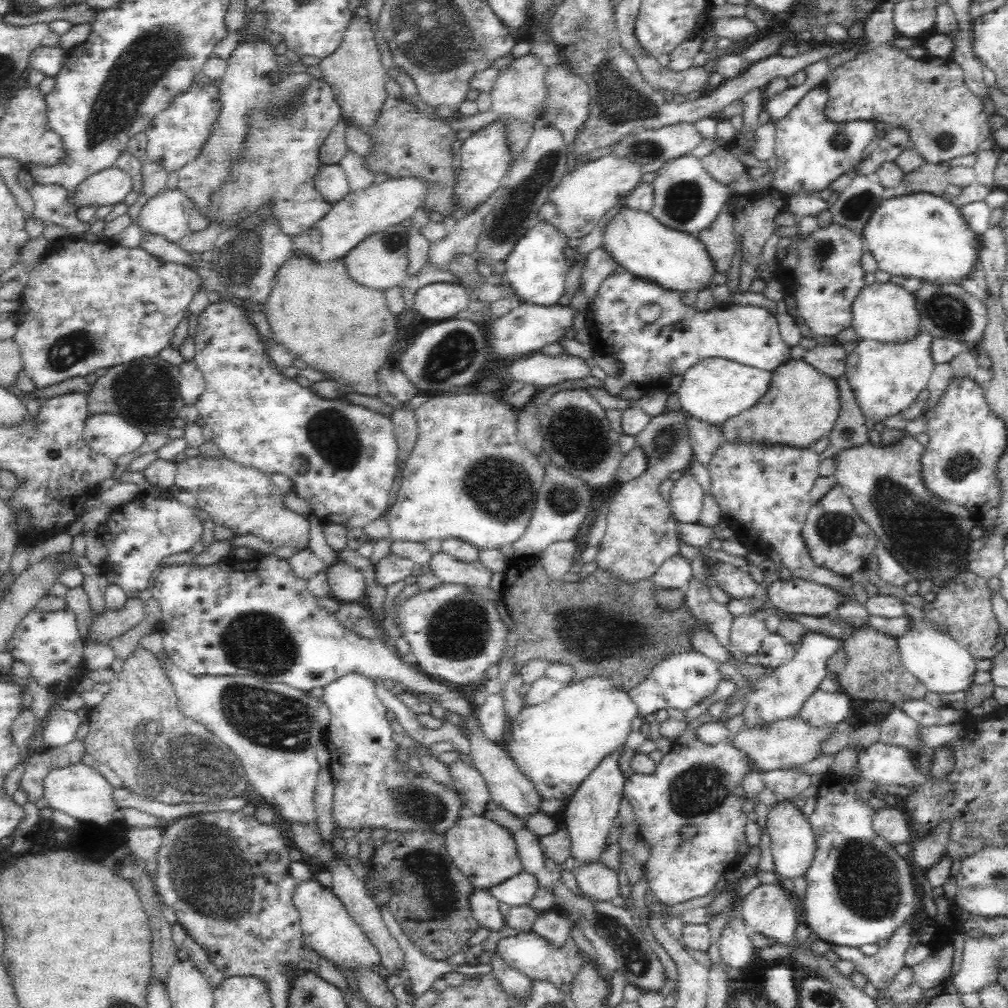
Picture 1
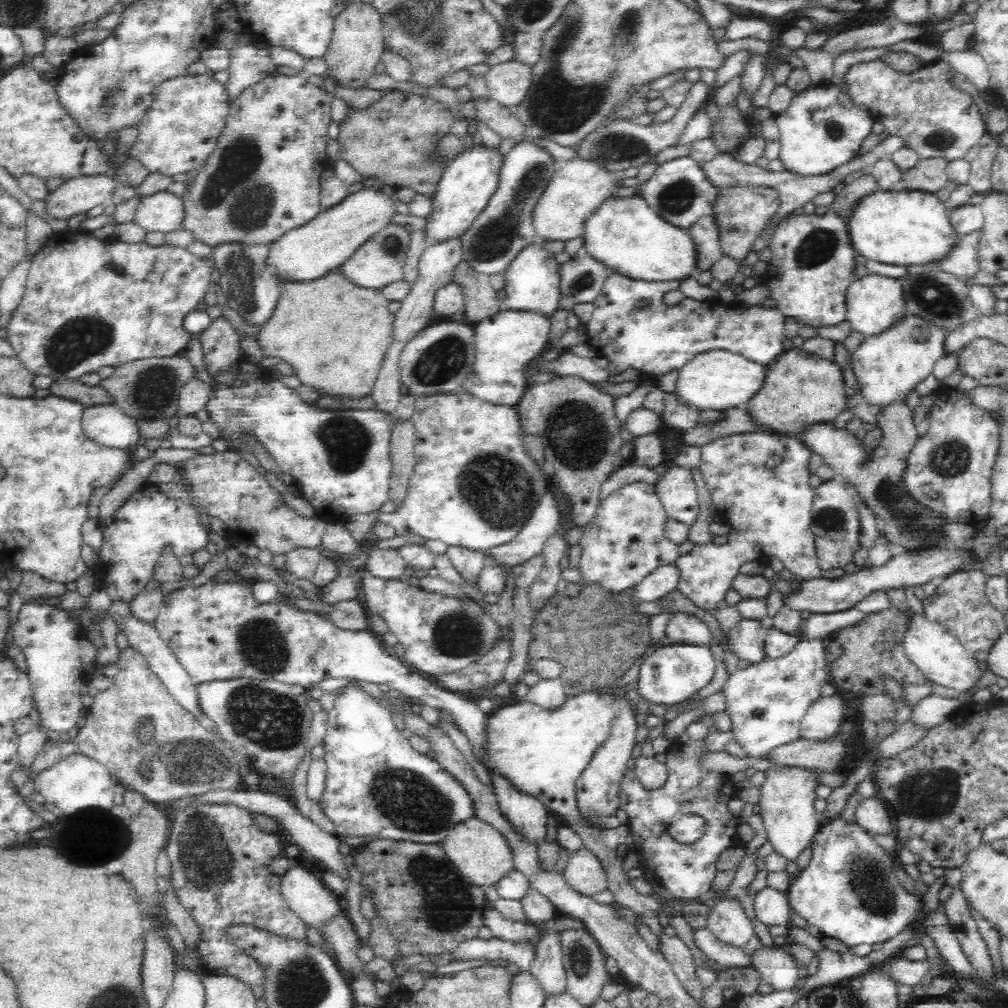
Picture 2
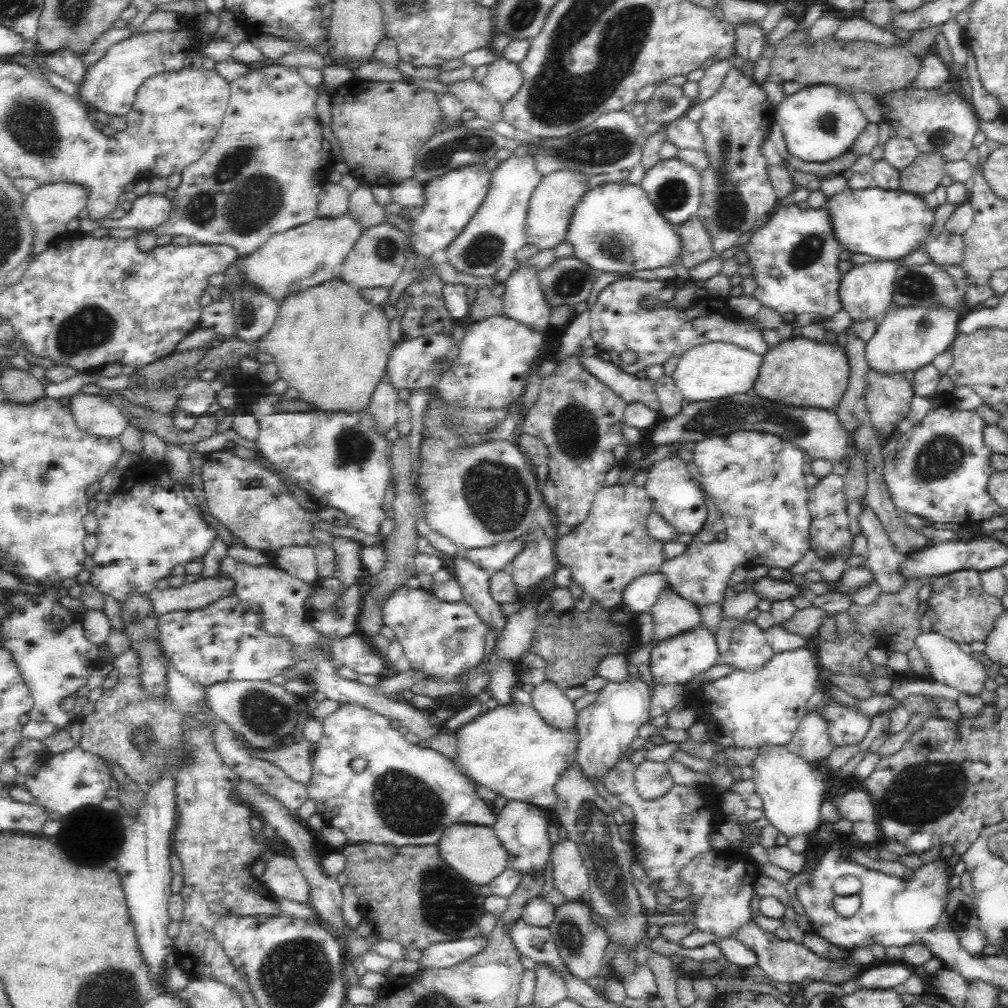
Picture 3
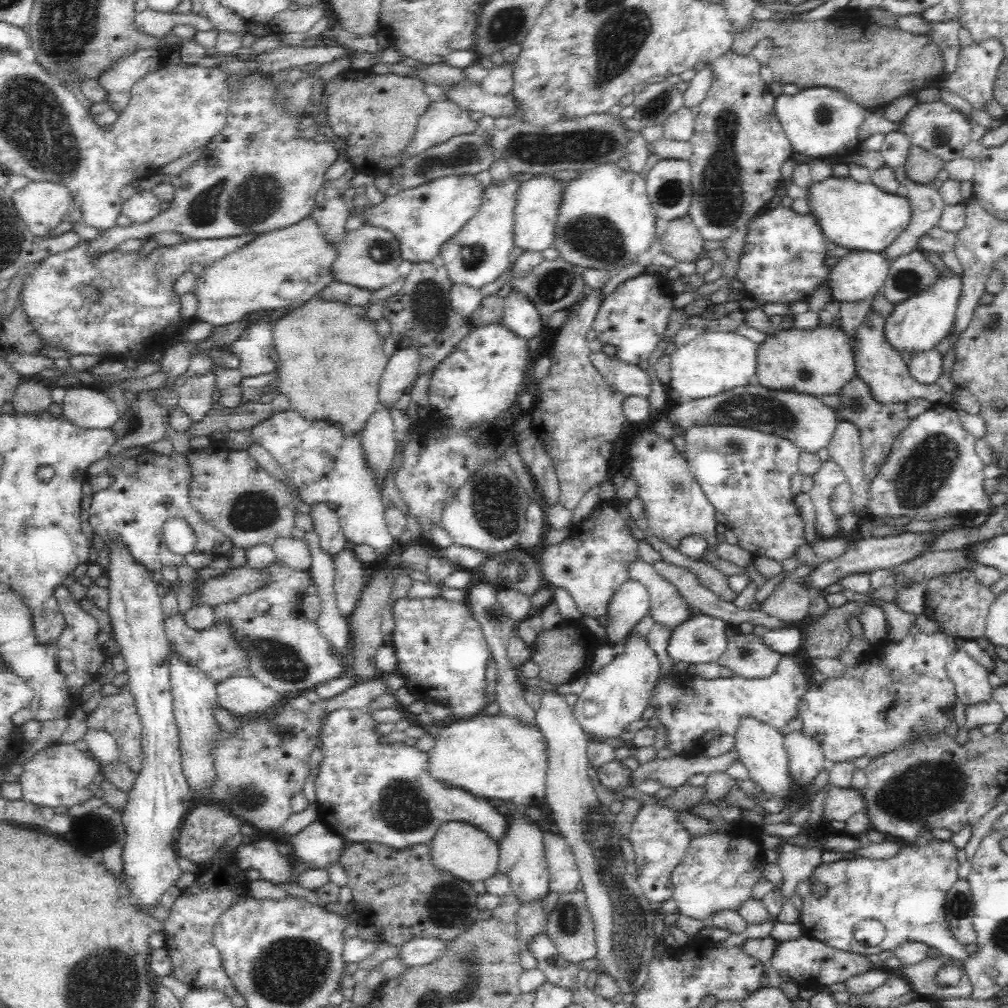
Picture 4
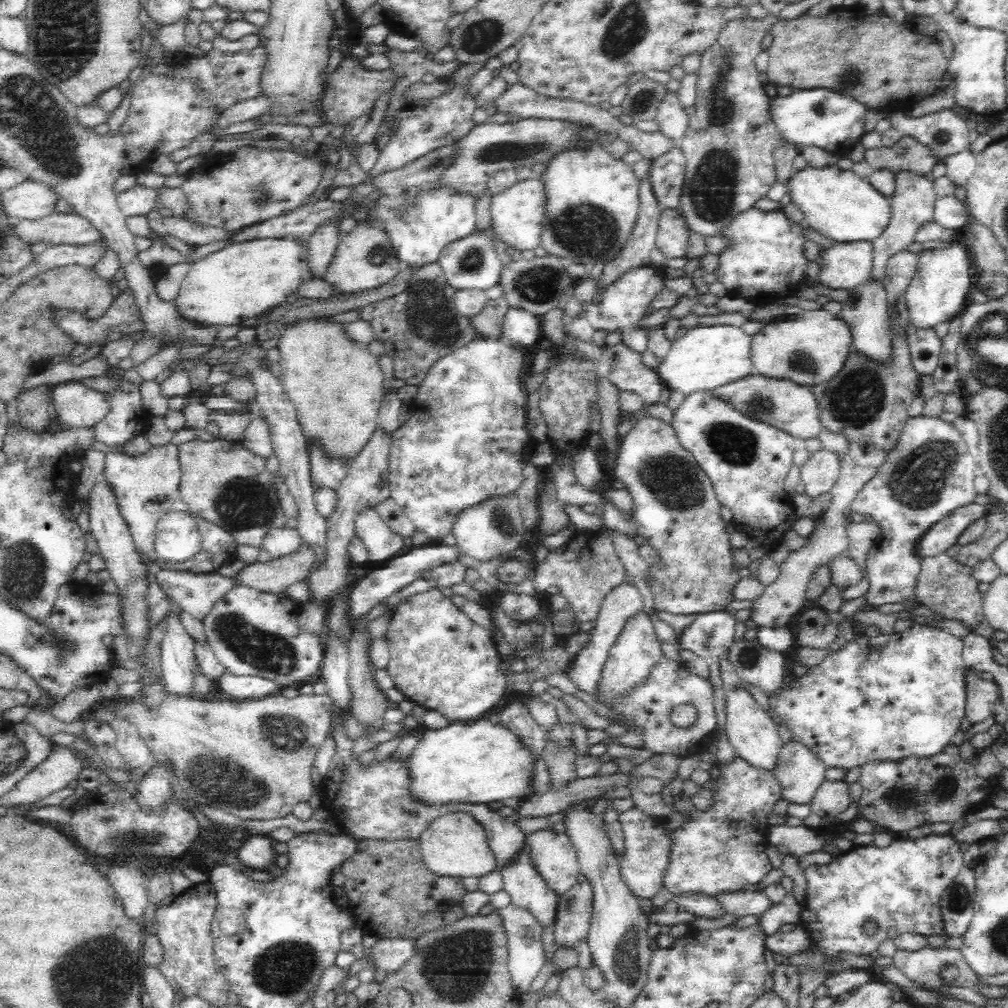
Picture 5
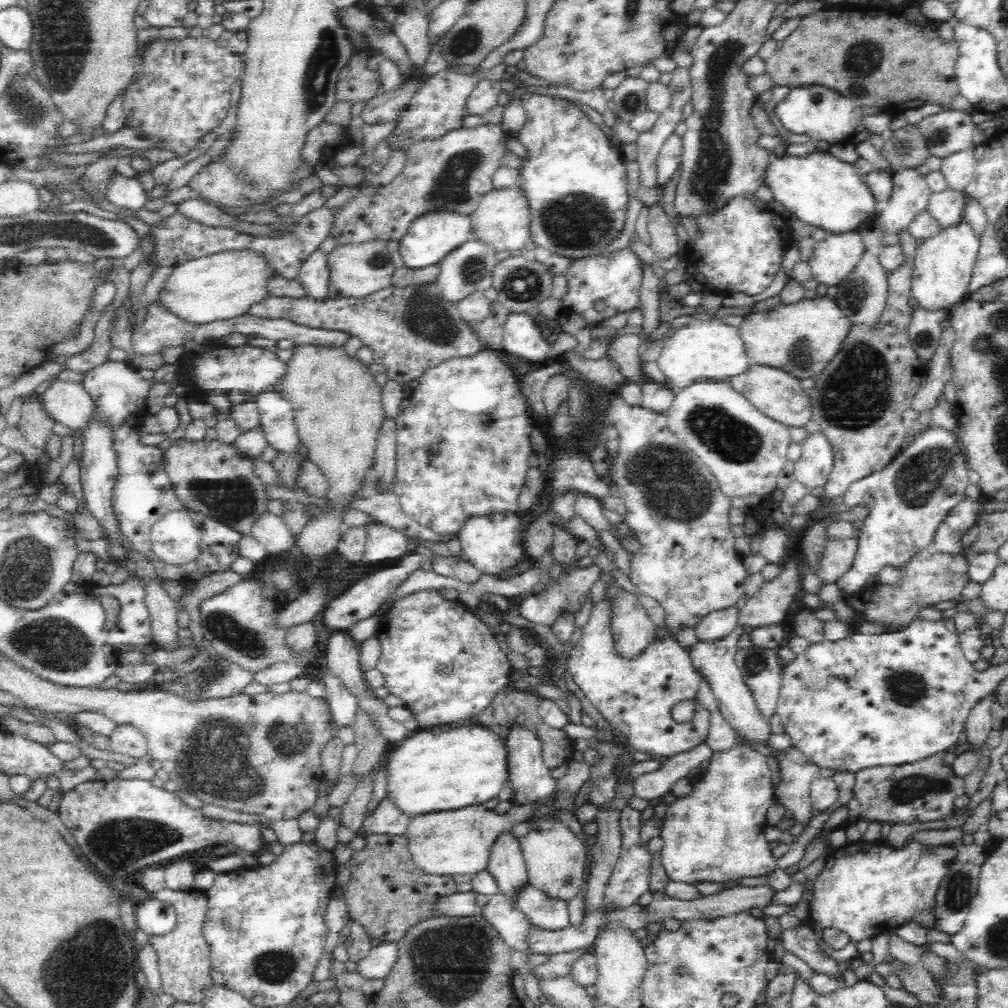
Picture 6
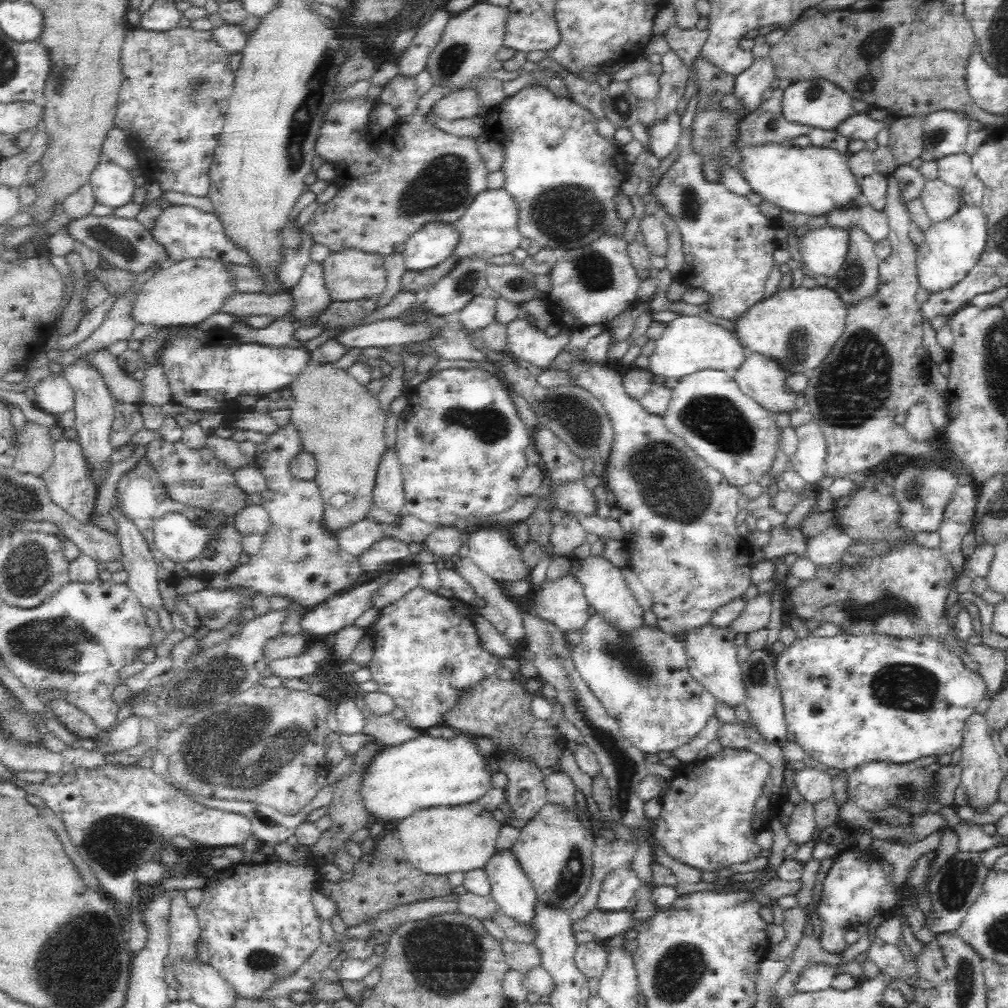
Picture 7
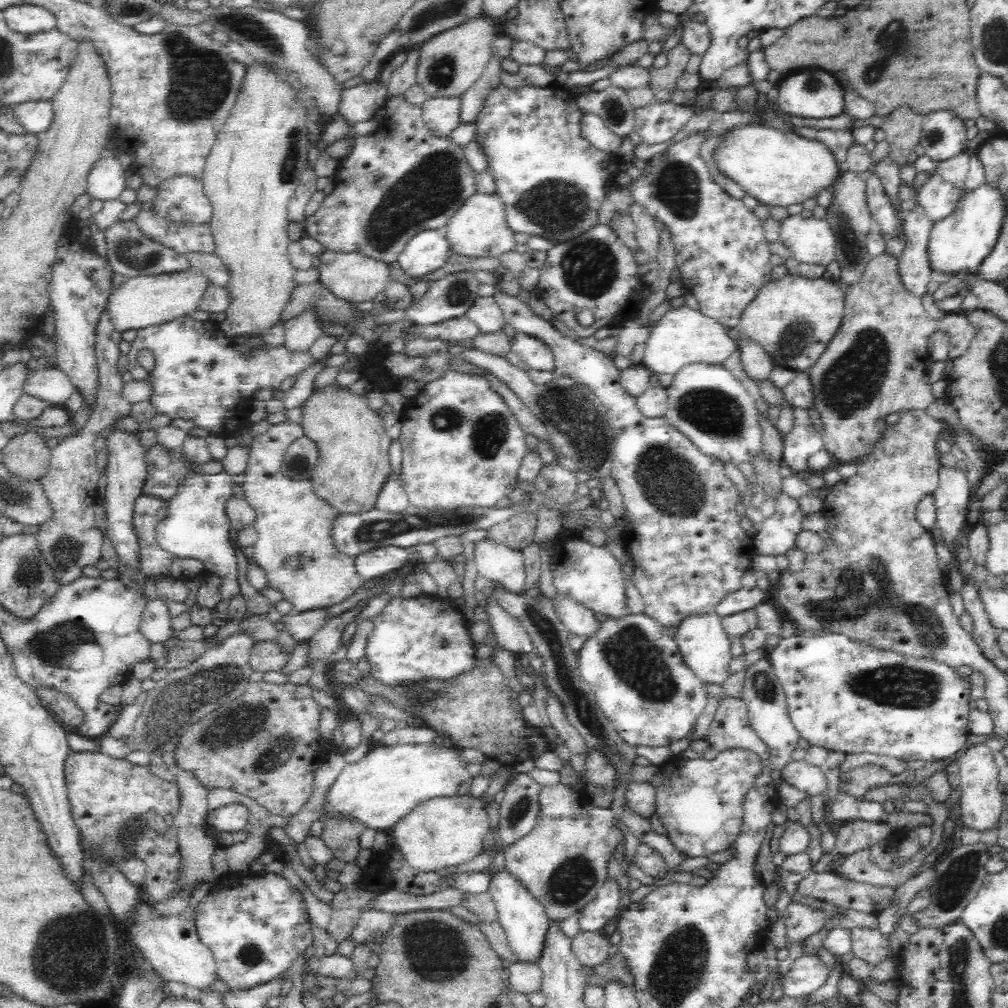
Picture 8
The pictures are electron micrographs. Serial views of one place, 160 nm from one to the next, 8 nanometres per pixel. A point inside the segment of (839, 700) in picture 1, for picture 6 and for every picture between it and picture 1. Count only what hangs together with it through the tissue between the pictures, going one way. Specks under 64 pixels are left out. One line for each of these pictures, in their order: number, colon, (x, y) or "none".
2: (822, 720)
3: (811, 741)
4: (806, 758)
5: (800, 772)
6: (795, 772)

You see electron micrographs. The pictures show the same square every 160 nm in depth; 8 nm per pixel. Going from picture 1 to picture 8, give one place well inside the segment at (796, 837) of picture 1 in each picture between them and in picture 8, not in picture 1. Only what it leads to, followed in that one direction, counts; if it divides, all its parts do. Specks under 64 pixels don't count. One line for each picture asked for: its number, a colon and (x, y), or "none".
2: (787, 794)
3: (792, 790)
4: (760, 747)
5: (753, 734)
6: (714, 660)
7: (711, 652)
8: (705, 646)

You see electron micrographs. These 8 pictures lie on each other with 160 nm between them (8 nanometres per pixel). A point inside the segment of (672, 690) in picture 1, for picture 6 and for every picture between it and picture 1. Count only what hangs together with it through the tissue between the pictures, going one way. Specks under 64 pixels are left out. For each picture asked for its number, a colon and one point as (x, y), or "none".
2: (675, 672)
3: (678, 660)
4: (701, 638)
5: (710, 635)
6: (716, 625)

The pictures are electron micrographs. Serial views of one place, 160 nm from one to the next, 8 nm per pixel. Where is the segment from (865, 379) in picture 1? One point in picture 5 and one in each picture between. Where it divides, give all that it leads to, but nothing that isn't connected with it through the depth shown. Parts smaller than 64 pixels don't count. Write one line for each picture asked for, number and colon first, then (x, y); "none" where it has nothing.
2: (888, 366)
3: (907, 338)
4: (916, 325)
5: (935, 295)

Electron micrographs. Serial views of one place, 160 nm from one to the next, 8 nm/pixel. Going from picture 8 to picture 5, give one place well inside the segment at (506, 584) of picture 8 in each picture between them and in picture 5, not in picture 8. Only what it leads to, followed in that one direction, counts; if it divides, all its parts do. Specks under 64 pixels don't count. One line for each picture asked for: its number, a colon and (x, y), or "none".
5: (492, 527)
6: (490, 543)
7: (490, 548)

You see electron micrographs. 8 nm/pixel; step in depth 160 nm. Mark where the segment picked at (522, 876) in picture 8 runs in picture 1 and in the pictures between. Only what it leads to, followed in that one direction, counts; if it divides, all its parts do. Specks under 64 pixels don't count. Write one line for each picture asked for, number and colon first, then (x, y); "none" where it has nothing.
1: (597, 880)
2: (584, 872)
3: (571, 877)
4: (564, 876)
5: (555, 859)
6: (555, 858)
7: (554, 849)

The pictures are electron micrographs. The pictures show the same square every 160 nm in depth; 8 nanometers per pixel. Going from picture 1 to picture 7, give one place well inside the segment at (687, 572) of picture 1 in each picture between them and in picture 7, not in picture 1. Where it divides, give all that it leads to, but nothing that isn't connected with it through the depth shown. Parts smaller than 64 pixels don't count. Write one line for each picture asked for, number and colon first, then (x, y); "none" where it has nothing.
2: (665, 579)
3: (642, 593)
4: (630, 603)
5: (620, 604)
6: (635, 696)
7: (643, 681)

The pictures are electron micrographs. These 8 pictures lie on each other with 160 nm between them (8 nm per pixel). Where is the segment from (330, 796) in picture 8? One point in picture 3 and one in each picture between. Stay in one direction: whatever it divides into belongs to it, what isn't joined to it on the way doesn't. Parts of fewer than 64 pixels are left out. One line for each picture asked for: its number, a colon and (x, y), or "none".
3: (511, 749)
4: (491, 756)
5: (479, 762)
6: (429, 771)
7: (424, 772)

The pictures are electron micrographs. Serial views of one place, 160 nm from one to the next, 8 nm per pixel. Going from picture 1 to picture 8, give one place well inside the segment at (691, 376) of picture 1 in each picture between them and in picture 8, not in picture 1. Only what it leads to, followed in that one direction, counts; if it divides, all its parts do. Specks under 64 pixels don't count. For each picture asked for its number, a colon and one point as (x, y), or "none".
2: (718, 380)
3: (714, 370)
4: (715, 362)
5: (706, 357)
6: (712, 350)
7: (689, 344)
8: (683, 336)

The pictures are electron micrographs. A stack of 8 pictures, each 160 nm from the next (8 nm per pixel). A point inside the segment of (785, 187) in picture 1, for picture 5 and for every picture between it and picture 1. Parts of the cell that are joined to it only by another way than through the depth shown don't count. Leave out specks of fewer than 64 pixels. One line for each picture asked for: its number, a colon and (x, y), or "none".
2: (822, 129)
3: (820, 122)
4: (818, 121)
5: (819, 117)

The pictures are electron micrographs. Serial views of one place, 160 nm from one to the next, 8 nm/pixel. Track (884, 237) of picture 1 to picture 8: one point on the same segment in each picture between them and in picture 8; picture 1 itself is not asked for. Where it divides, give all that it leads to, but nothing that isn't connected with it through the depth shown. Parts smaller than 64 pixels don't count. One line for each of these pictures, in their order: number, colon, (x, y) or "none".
2: (907, 228)
3: (886, 224)
4: (860, 216)
5: (840, 205)
6: (822, 191)
7: (813, 181)
8: (778, 169)

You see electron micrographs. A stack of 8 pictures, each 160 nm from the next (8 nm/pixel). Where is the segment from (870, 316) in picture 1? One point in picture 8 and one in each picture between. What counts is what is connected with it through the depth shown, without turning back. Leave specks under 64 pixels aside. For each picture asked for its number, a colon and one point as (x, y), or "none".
2: (874, 303)
3: (866, 292)
4: (860, 275)
5: (845, 266)
6: (834, 258)
7: (823, 251)
8: (810, 240)

